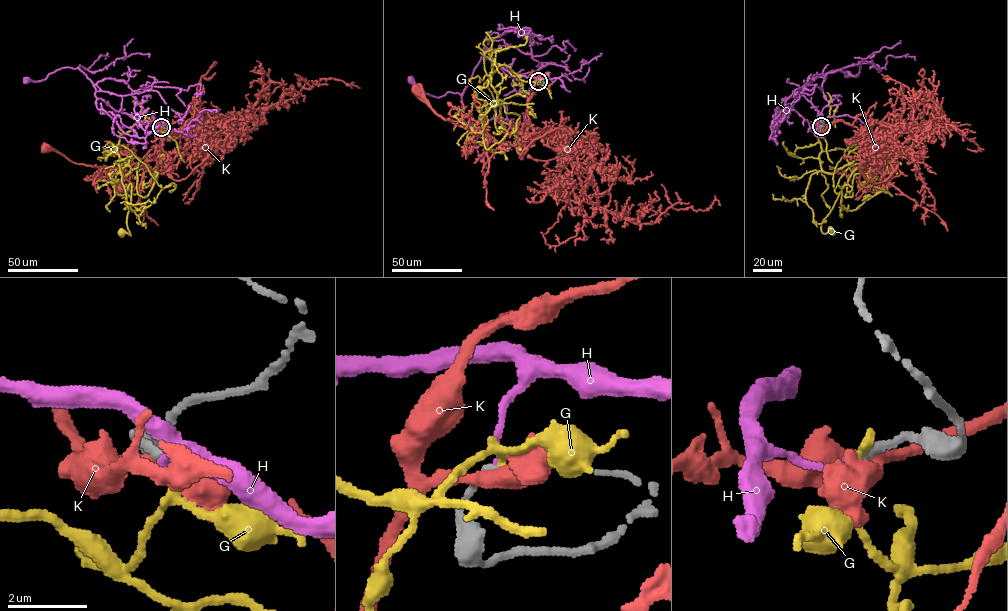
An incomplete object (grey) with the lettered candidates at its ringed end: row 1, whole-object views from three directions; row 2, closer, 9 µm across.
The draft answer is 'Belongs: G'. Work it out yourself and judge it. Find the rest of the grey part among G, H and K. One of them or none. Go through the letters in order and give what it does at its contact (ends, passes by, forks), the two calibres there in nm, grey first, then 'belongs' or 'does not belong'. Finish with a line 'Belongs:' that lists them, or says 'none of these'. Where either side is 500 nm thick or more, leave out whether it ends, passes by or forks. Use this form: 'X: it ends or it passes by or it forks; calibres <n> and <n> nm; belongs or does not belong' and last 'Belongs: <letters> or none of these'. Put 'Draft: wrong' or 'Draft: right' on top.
Draft: wrong
G: it ends; calibres 220 and 240 nm; does not belong
H: it ends; calibres 220 and 170 nm; belongs
K: it passes by; calibres 240 and 340 nm; does not belong
Belongs: H

